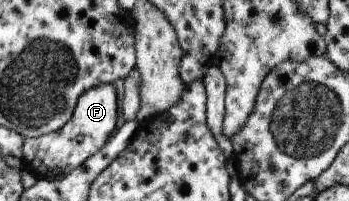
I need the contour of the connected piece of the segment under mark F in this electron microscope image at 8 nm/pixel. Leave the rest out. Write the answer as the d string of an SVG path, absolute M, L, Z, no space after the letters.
M103 83L86 90L78 98L67 124L64 124L58 131L24 139L22 170L27 169L32 172L38 180L57 179L73 172L74 168L83 164L88 157L93 156L107 144L109 136L117 128L117 116L119 116L119 110L117 110L114 85Z

